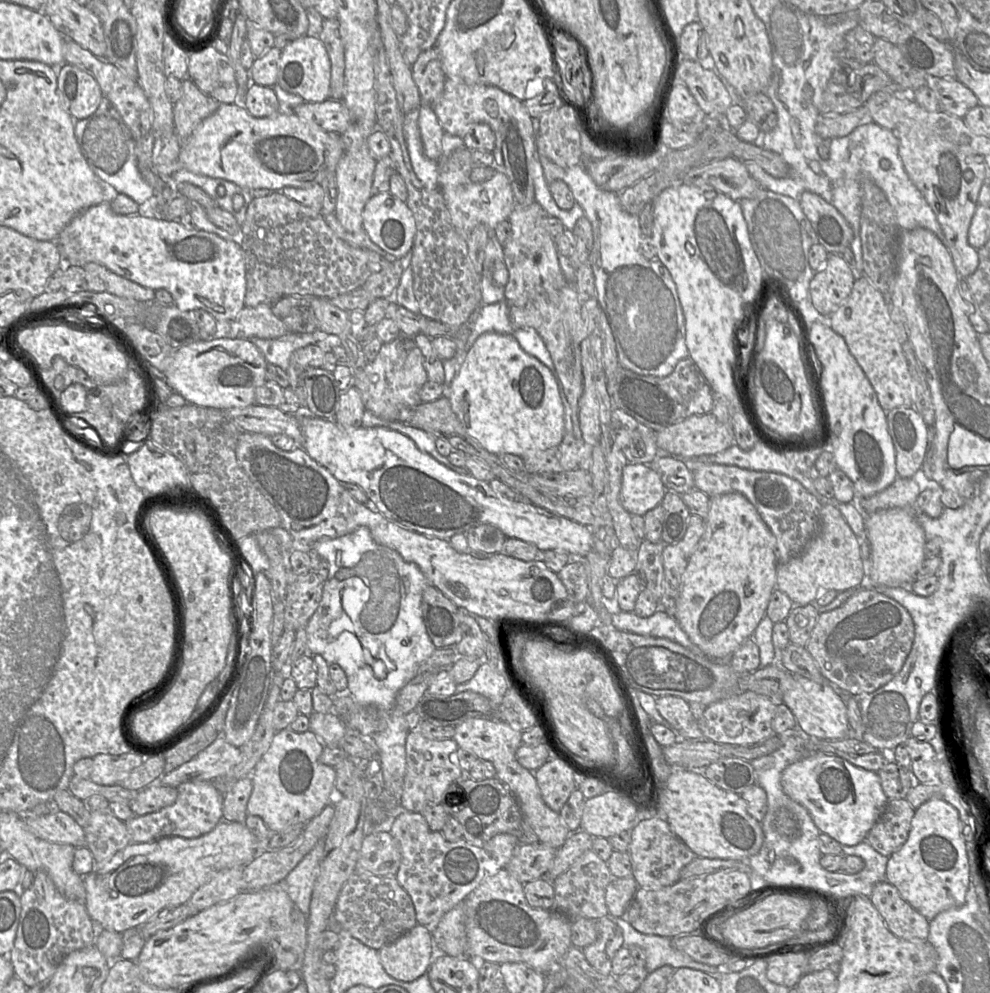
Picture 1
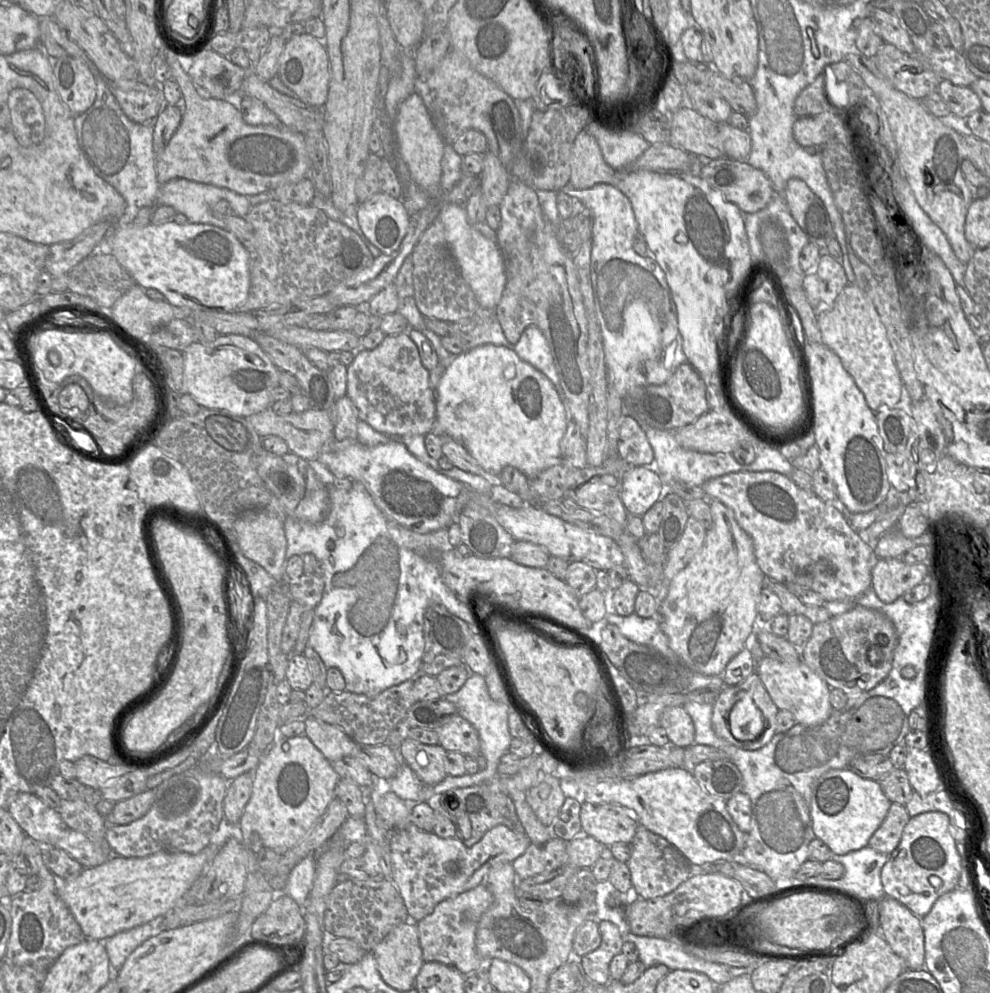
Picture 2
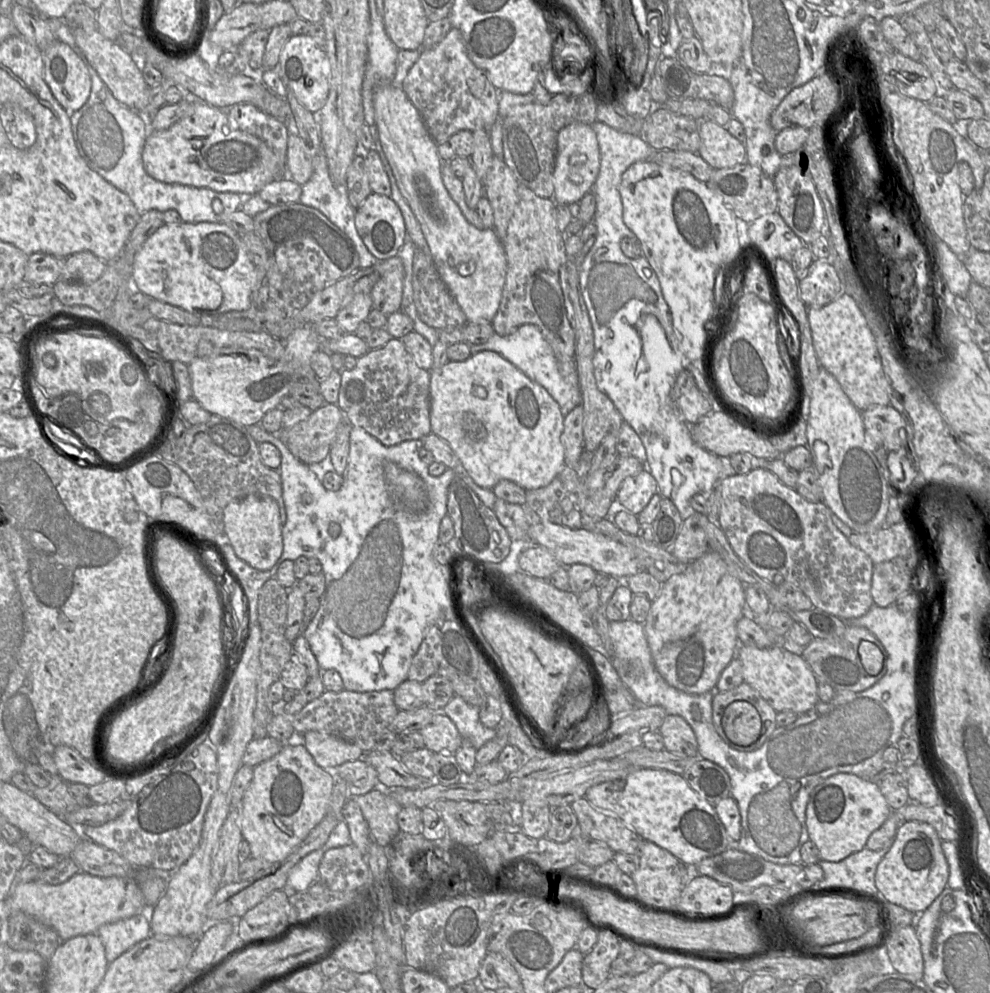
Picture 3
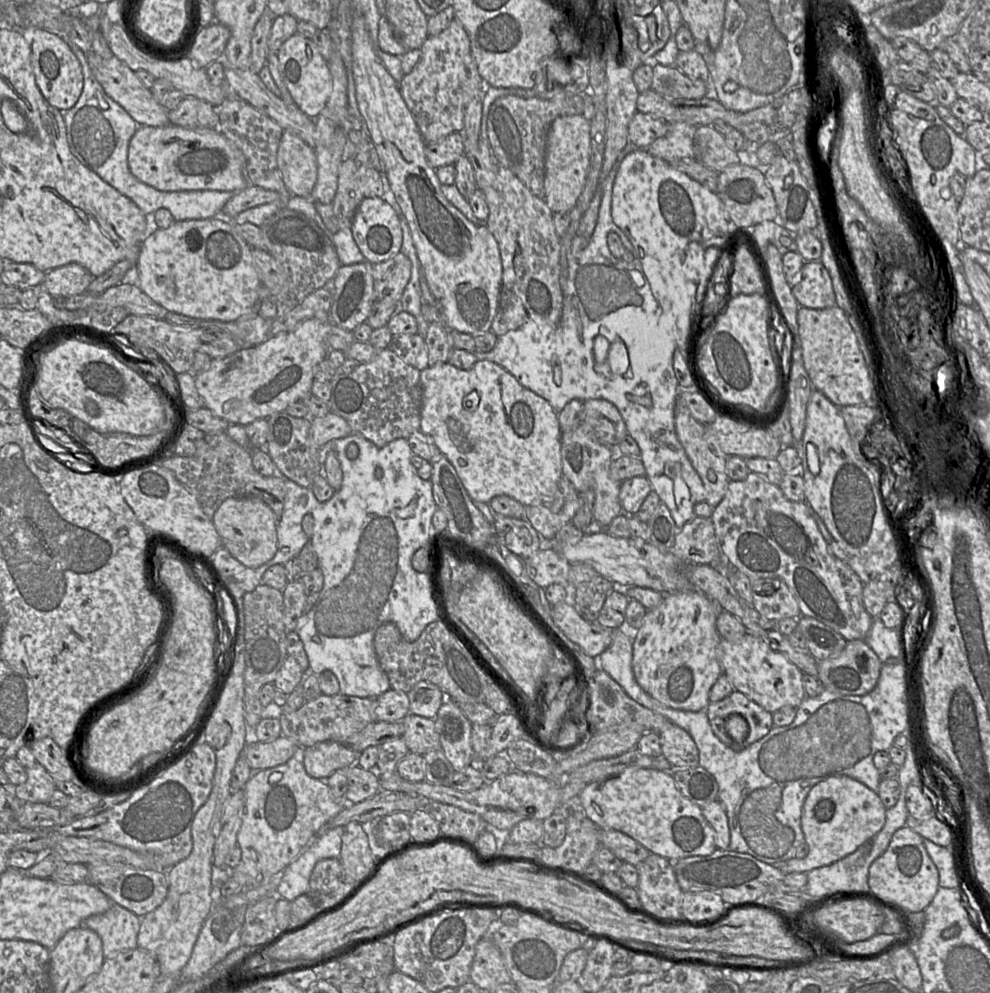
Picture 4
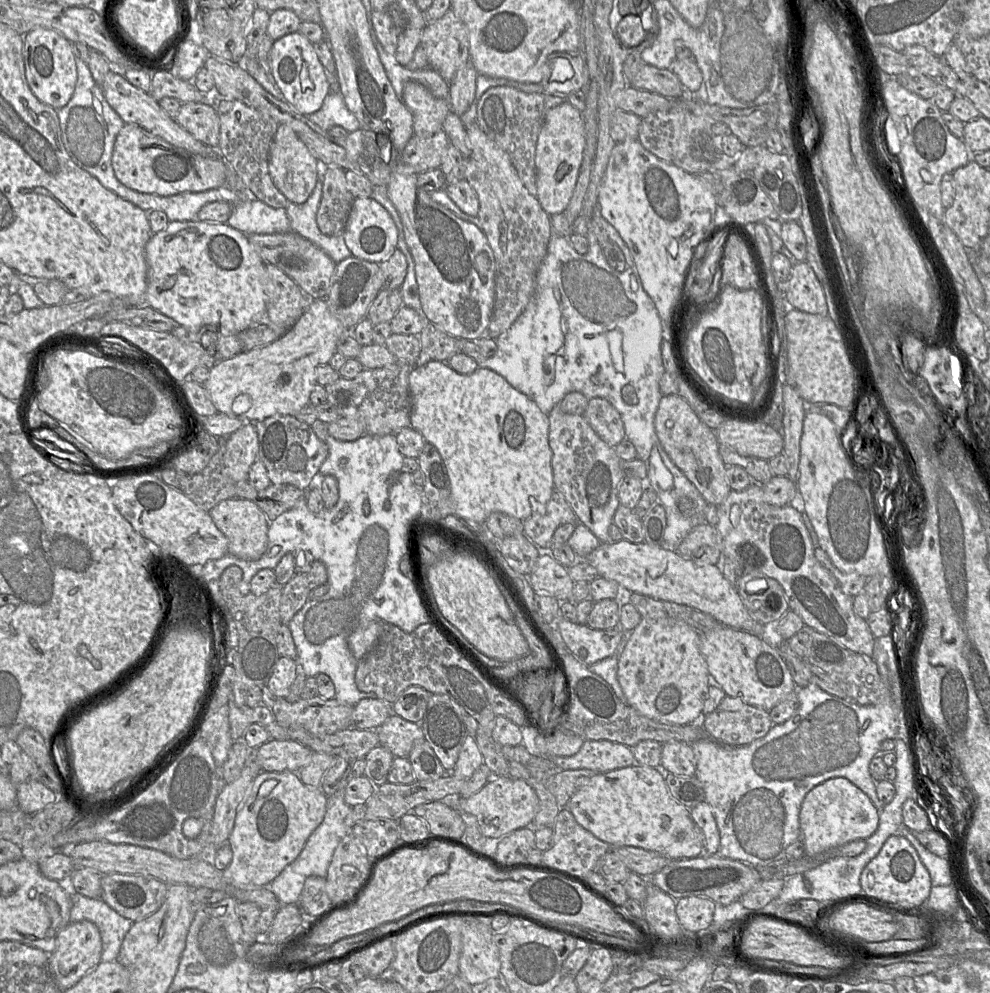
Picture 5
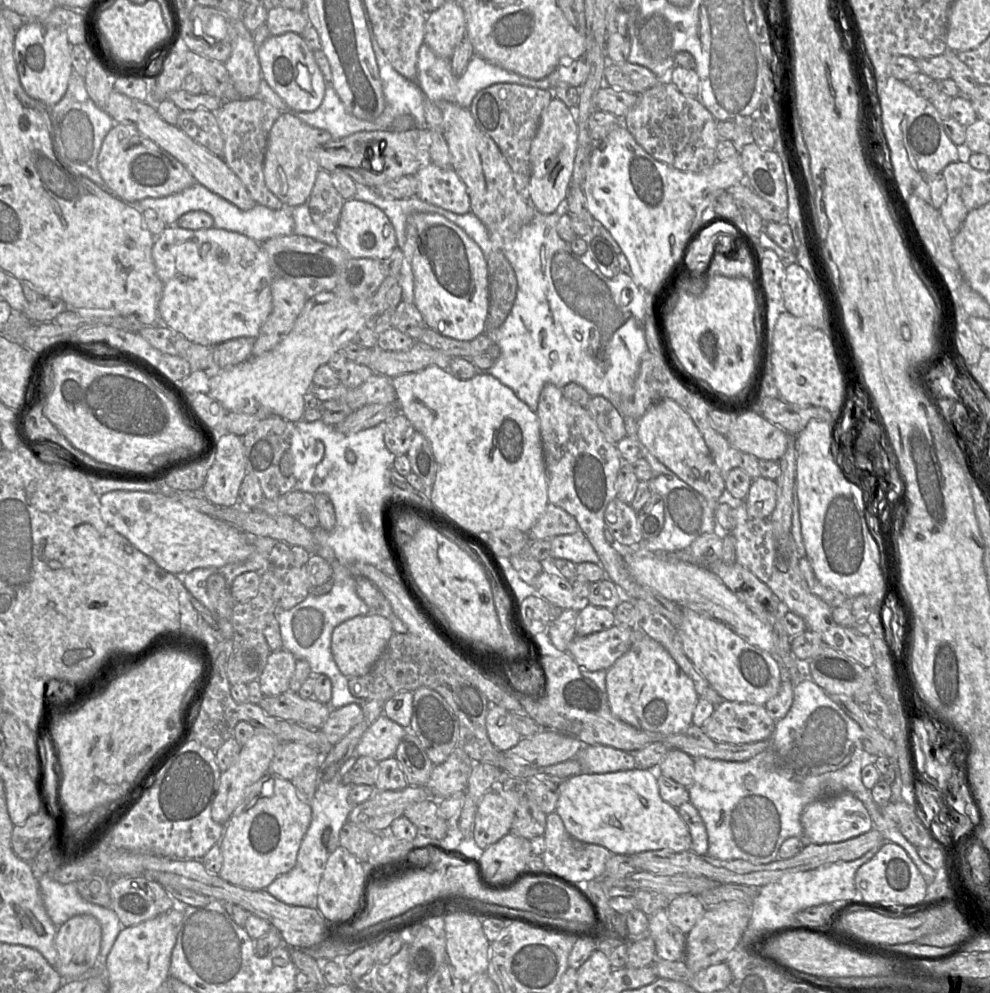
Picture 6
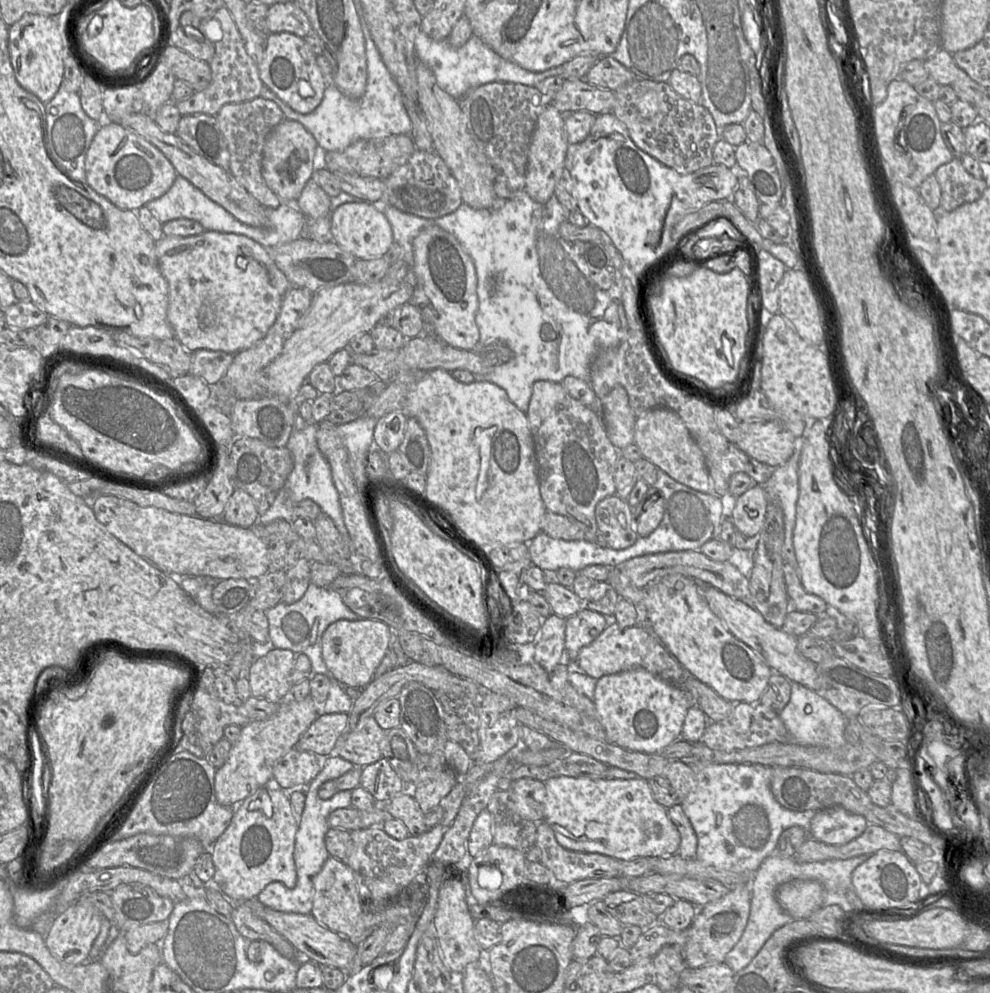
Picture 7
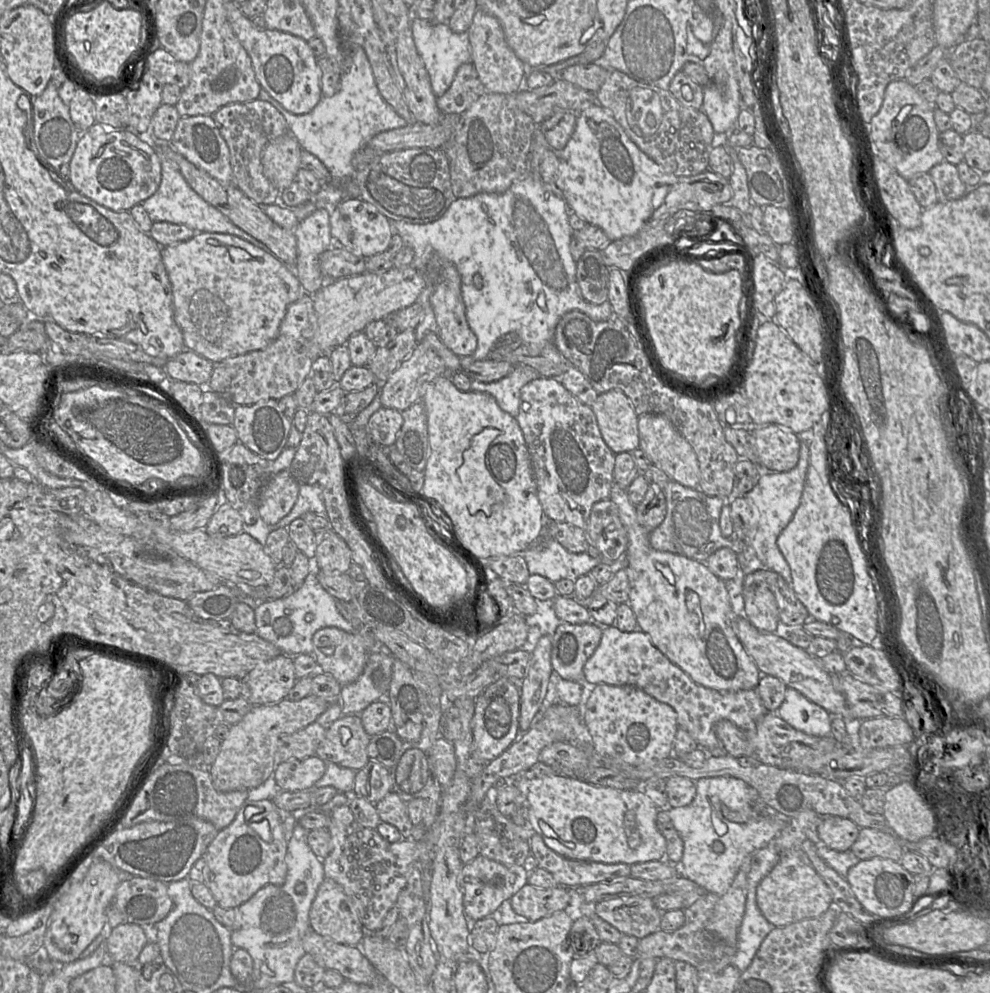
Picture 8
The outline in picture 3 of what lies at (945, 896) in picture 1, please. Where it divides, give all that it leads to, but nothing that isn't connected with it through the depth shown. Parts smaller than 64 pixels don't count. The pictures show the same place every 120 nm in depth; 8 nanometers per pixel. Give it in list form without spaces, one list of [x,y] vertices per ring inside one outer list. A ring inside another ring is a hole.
[[[919,821],[903,822],[896,832],[890,850],[876,869],[875,885],[879,896],[913,913],[923,913],[947,887],[949,868],[941,848],[941,842],[942,840],[931,825]]]

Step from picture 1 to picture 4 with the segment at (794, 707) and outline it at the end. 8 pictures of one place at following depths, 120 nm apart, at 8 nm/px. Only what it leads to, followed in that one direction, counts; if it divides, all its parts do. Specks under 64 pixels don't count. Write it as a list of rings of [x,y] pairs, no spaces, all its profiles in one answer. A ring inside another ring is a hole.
[[[750,633],[737,641],[722,639],[718,645],[718,658],[722,673],[727,676],[733,689],[768,712],[774,713],[785,706],[798,708],[806,697],[802,682],[803,672],[782,654],[773,651],[762,639]]]

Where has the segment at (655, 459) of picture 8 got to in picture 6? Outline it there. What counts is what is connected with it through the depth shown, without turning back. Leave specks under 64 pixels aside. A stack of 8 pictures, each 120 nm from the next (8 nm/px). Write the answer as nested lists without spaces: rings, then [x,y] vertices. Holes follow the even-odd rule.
[[[662,399],[646,410],[637,421],[636,439],[678,478],[708,501],[717,502],[726,489],[725,480],[702,434],[690,415],[674,400]]]

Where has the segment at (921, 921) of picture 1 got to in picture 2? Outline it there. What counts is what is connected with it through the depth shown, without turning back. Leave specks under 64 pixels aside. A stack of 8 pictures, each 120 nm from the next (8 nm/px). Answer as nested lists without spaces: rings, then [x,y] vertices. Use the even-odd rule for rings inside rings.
[[[891,897],[879,900],[880,933],[908,970],[925,968],[921,918]]]

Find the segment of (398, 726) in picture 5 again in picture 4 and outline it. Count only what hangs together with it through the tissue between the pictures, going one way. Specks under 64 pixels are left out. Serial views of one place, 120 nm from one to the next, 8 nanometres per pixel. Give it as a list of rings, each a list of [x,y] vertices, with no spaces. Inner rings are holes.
[[[408,714],[401,721],[405,728],[401,737],[410,753],[424,755],[431,750],[440,749],[434,719]]]

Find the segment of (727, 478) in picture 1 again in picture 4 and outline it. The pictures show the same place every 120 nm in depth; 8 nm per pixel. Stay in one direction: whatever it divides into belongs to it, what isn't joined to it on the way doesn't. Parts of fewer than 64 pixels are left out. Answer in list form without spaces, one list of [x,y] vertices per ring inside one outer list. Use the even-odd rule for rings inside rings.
[[[750,472],[745,480],[729,481],[725,496],[710,518],[720,551],[734,569],[750,580],[782,579],[796,599],[801,616],[822,622],[847,641],[864,640],[873,619],[863,604],[864,584],[829,551],[814,514],[807,502],[788,500],[778,485]]]

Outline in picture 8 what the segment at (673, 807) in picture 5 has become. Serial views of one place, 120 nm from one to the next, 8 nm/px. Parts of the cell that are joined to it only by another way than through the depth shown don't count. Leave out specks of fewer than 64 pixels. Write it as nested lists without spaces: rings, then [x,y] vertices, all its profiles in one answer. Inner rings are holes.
[[[515,774],[514,779],[514,785],[526,797],[531,828],[559,855],[629,865],[666,860],[666,841],[656,827],[659,808],[644,792],[594,786],[564,775],[528,780]]]

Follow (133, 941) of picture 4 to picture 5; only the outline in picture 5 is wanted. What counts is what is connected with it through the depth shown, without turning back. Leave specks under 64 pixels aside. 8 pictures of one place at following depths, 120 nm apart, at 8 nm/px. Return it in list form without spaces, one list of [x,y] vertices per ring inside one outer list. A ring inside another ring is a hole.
[[[69,879],[60,881],[66,884],[72,907],[70,922],[90,921],[100,931],[102,939],[102,962],[117,960],[121,944],[134,923],[118,914],[102,898],[92,899],[76,893]]]

